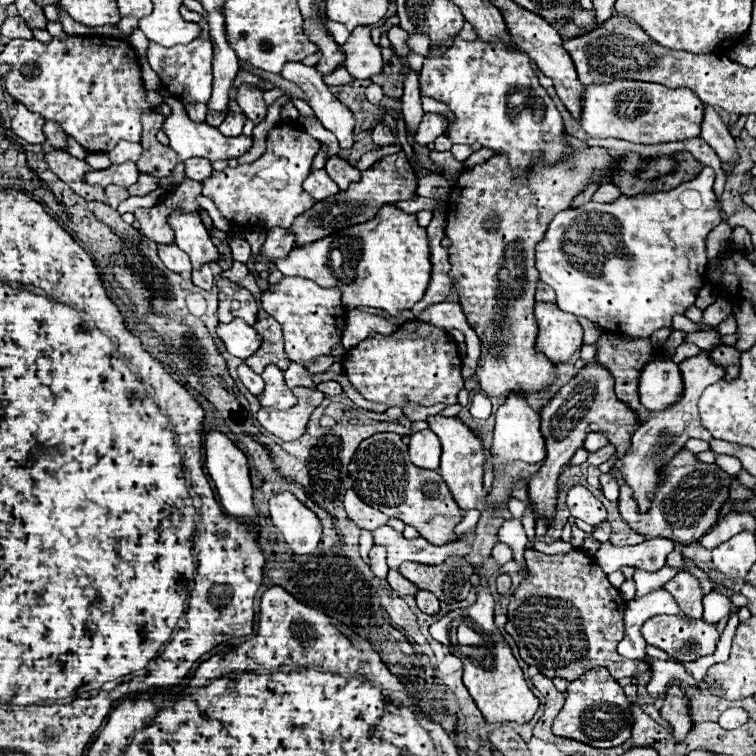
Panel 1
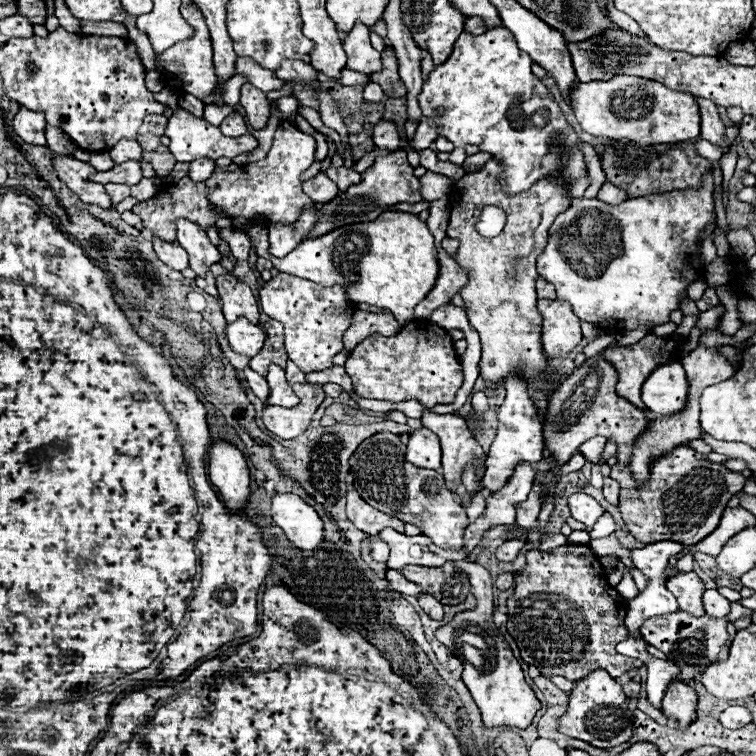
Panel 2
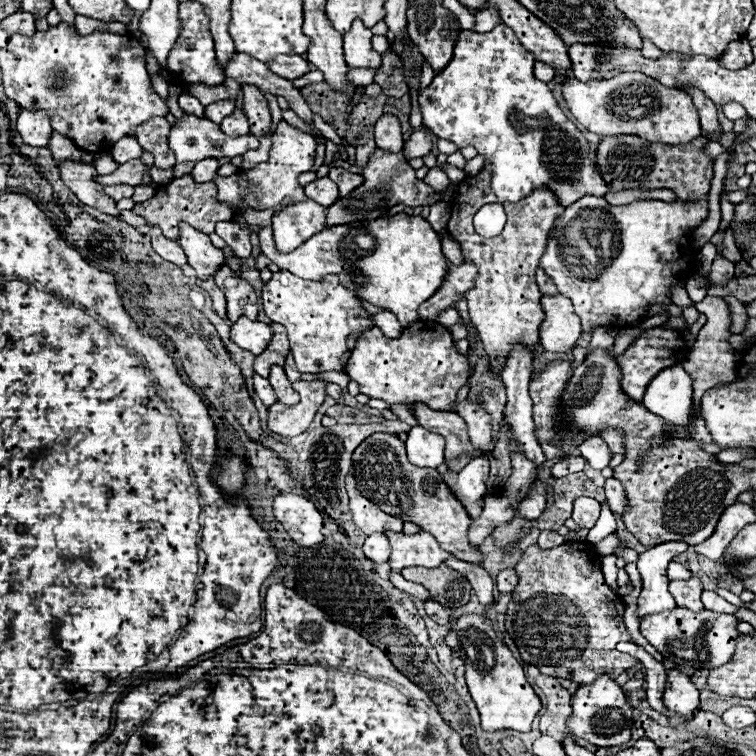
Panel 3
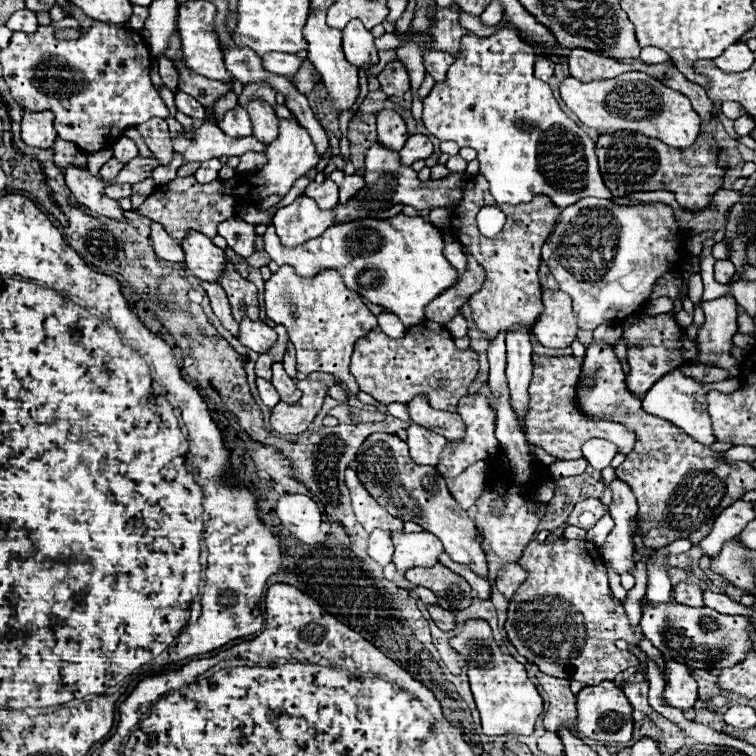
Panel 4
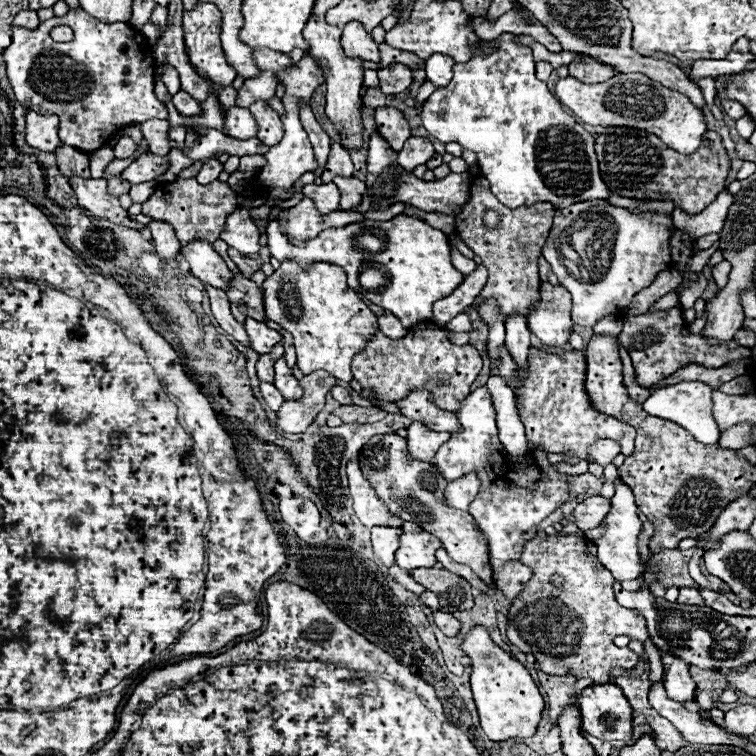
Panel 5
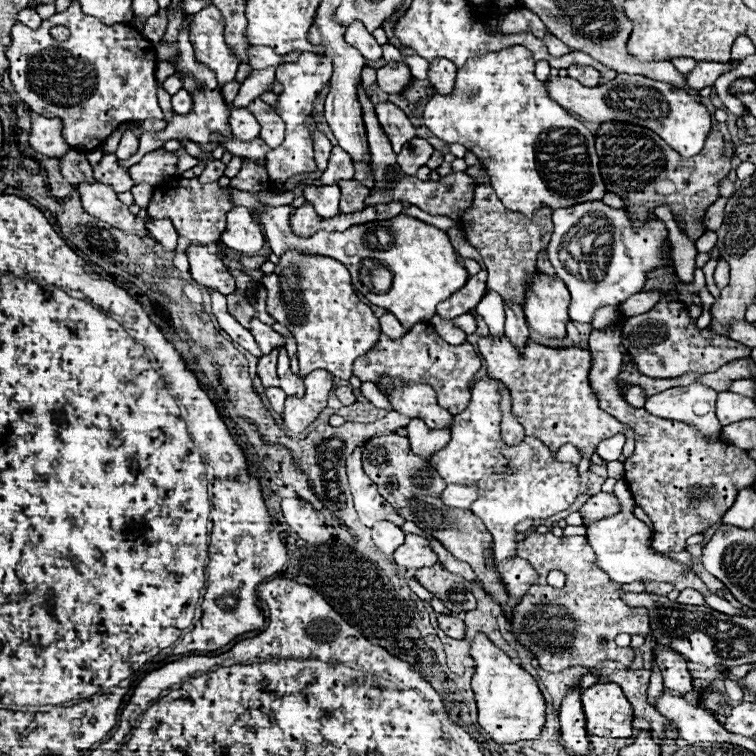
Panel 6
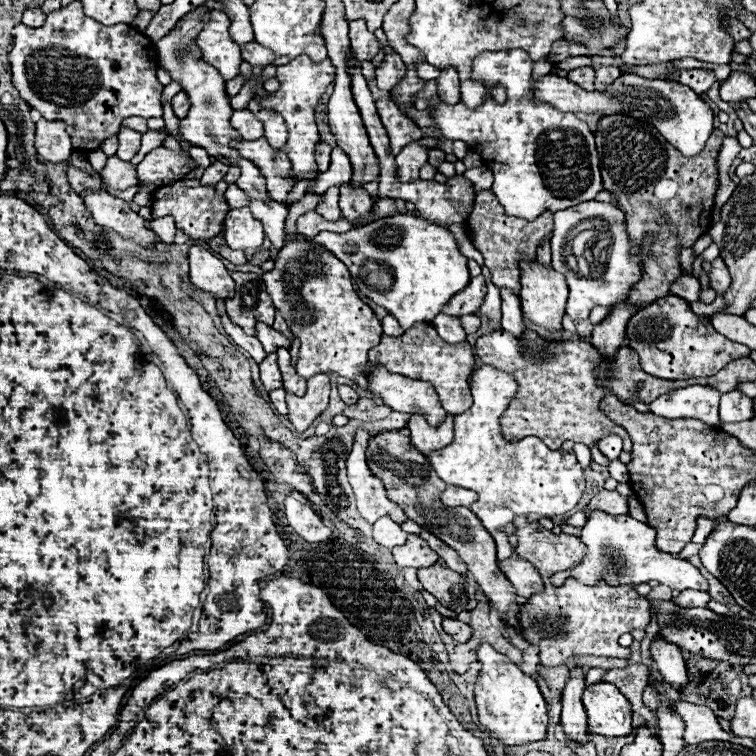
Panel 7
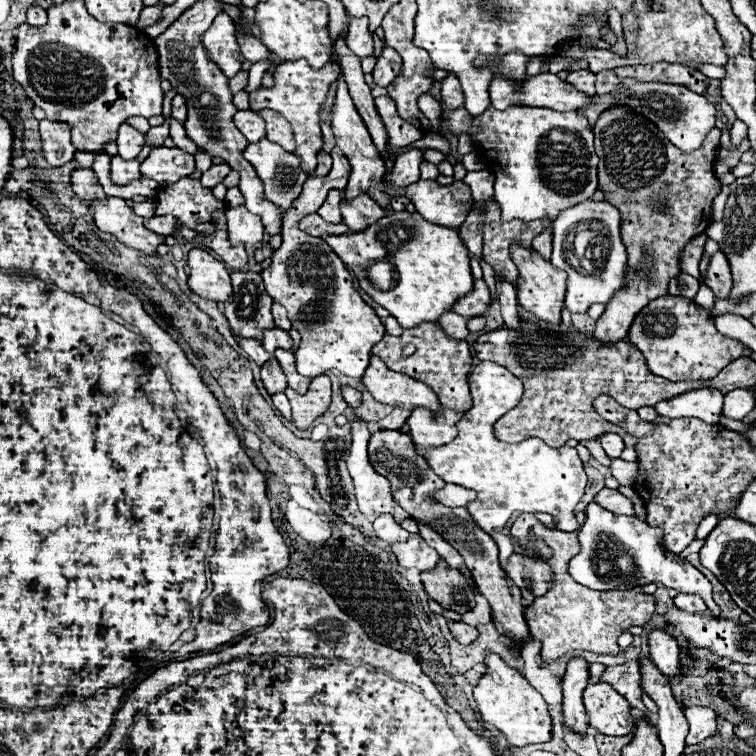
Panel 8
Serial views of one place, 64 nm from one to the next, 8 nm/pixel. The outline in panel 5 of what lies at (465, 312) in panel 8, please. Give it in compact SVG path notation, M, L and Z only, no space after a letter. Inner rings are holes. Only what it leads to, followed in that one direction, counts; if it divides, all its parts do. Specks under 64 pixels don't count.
M476 266L476 270L472 274L468 274L464 278L464 282L450 296L438 300L432 306L432 312L434 312L432 318L440 324L448 324L454 316L462 314L468 306L474 306L474 300L478 298L478 294L482 292L482 288L486 284L486 278L488 278L486 268Z

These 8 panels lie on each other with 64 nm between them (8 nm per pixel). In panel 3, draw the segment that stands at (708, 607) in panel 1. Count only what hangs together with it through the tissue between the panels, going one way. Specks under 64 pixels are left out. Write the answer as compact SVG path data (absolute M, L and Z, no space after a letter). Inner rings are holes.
M704 592L702 594L702 602L706 608L710 608L711 611L722 614L736 614L738 606L726 602L722 596L718 596L716 592Z

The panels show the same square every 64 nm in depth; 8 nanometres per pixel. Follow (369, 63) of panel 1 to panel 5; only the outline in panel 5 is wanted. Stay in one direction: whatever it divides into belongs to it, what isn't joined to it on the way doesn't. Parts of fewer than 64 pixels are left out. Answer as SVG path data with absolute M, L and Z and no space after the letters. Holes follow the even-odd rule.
M358 22L346 24L344 34L342 34L342 46L344 46L344 52L350 56L358 56L358 58L370 60L370 62L380 62L378 44Z

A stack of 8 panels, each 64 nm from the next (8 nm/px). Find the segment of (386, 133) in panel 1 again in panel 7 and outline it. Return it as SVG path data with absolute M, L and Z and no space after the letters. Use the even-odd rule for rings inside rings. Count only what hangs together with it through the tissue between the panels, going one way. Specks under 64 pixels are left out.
M390 98L376 100L376 108L378 108L378 114L380 114L382 122L384 122L384 128L388 130L390 148L392 148L392 154L394 154L394 156L396 156L406 144L410 144L410 142L422 138L420 128L418 128L408 116L400 114L398 106L396 106Z

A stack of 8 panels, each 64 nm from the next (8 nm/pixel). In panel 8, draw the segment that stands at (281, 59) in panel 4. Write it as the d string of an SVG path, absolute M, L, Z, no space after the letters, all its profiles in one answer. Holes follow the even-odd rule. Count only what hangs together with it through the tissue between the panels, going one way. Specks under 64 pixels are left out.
M238 34L238 46L248 62L266 60L270 56L270 50L252 34Z

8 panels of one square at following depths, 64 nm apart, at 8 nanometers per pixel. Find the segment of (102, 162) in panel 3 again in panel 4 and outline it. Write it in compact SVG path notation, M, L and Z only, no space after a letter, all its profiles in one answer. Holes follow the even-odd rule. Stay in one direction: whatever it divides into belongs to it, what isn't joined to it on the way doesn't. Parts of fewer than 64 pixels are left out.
M111 158L102 168L100 169L100 177L104 181L109 181L115 178L120 170L123 168L125 164L118 161L116 158Z

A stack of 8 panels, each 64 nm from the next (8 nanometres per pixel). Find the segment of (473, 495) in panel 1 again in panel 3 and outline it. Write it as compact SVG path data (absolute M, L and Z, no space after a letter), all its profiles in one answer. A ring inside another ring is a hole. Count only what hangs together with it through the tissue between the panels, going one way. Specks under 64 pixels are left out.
M414 404L414 418L418 424L434 434L444 436L446 440L446 460L458 458L462 452L472 452L468 436L466 436L466 422L456 412L440 412L430 410L426 404Z

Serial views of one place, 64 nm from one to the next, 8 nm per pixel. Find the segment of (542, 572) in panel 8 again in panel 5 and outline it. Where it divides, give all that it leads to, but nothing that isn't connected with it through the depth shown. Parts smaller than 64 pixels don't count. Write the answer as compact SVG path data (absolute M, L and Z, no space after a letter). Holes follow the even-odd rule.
M508 560L496 570L496 588L506 594L506 598L514 598L522 592L522 588L532 578L532 570L524 566L520 560Z

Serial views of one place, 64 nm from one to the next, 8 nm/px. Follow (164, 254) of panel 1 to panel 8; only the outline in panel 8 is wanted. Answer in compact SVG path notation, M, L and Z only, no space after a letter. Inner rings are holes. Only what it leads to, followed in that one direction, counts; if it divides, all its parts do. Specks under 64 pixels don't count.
M152 216L152 218L146 218L144 220L144 226L156 234L162 234L166 238L170 238L170 234L174 232L174 226L176 226L176 220L174 216Z

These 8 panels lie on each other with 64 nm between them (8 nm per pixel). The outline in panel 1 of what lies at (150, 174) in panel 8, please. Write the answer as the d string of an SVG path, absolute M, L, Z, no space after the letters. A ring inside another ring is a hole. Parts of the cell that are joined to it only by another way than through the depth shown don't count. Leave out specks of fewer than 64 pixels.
M126 162L126 164L112 164L106 170L92 170L86 174L86 182L88 184L98 184L98 186L106 186L106 184L118 184L118 186L132 186L136 184L140 172L136 162Z

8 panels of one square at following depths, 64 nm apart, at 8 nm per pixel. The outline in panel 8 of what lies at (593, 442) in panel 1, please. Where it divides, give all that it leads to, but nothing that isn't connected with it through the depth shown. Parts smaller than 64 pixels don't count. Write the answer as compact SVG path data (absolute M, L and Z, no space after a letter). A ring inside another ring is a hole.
M606 432L606 434L600 436L600 442L602 442L602 448L606 450L606 454L608 454L610 458L620 458L620 454L622 454L622 450L624 450L624 440L622 440L618 434Z

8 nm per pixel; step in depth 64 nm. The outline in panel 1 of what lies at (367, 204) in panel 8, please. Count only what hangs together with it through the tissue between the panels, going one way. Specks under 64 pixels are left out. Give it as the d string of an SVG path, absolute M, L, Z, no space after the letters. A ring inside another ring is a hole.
M332 156L332 158L326 162L324 170L326 170L328 176L340 186L340 190L346 190L348 184L360 180L360 170L356 170L356 168L350 166L350 164L346 164L346 162L340 160L338 156Z

